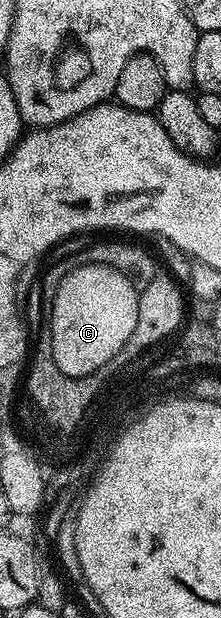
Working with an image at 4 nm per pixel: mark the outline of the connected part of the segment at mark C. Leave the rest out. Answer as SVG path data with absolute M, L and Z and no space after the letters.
M87 263L81 267L73 266L72 270L66 272L60 282L55 284L53 291L56 292L52 295L50 317L55 331L55 357L59 360L60 367L73 374L92 370L92 367L99 369L100 363L127 338L135 322L136 304L131 287L120 275L116 275L116 272L105 270L97 263Z

